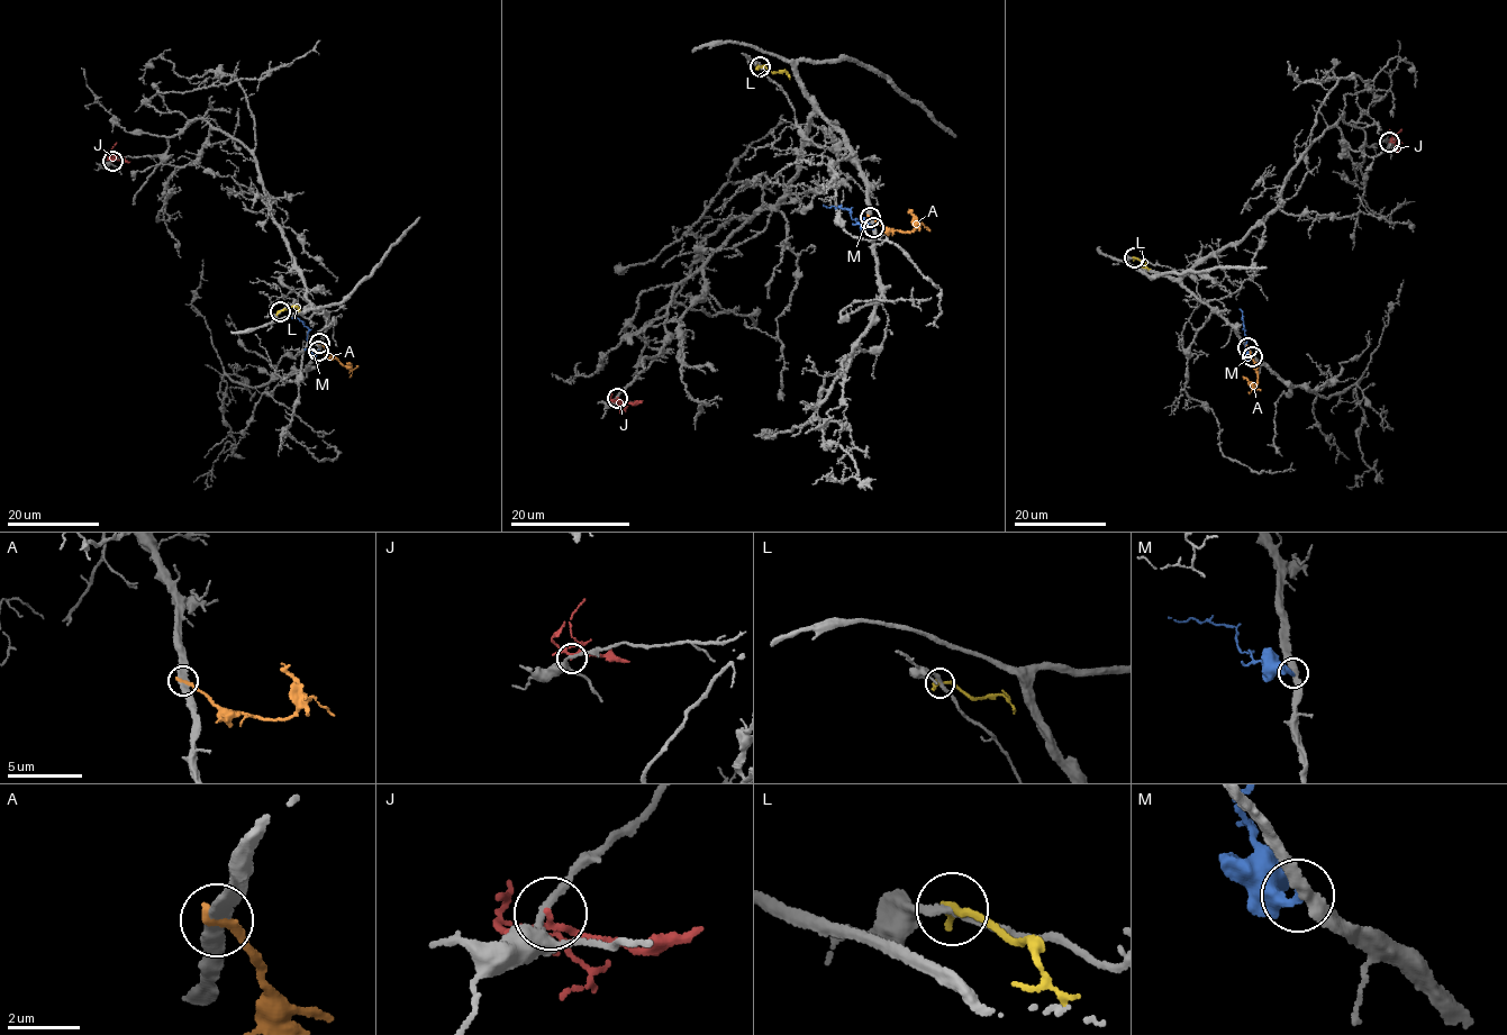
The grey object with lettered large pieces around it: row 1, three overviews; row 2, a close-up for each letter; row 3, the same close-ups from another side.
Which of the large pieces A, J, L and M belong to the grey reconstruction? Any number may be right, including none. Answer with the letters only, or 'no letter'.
M

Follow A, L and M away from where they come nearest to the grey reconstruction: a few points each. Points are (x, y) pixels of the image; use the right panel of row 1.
A: (1247, 347), (1259, 377), (1252, 389), (1261, 389)
L: (1134, 257), (1151, 269)
M: (1252, 356), (1245, 347), (1243, 311), (1238, 309)

